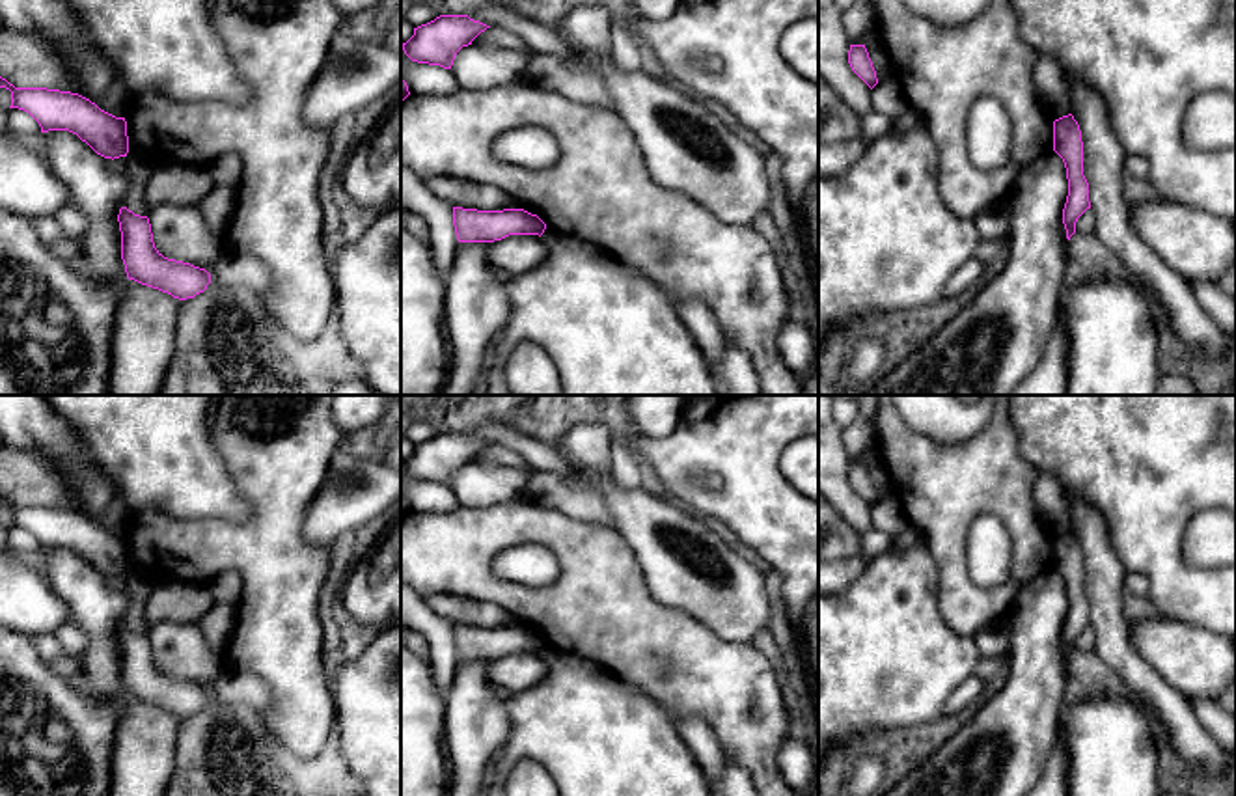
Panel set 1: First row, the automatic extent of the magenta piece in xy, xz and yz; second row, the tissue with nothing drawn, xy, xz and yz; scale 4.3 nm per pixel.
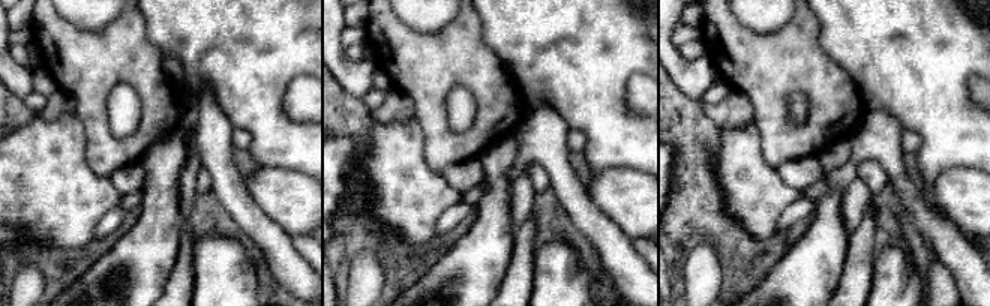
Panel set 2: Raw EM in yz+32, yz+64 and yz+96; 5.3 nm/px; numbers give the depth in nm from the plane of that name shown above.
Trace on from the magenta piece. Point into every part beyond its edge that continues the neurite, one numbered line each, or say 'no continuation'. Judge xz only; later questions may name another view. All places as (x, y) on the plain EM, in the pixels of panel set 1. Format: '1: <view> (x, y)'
no continuation

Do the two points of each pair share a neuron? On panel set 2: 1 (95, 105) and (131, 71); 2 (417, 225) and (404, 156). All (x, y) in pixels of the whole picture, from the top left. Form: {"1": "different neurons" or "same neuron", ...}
{"1": "same neuron", "2": "same neuron"}

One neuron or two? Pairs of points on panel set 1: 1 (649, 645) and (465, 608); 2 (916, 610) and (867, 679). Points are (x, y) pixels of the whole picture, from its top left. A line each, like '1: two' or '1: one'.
1: two
2: one

